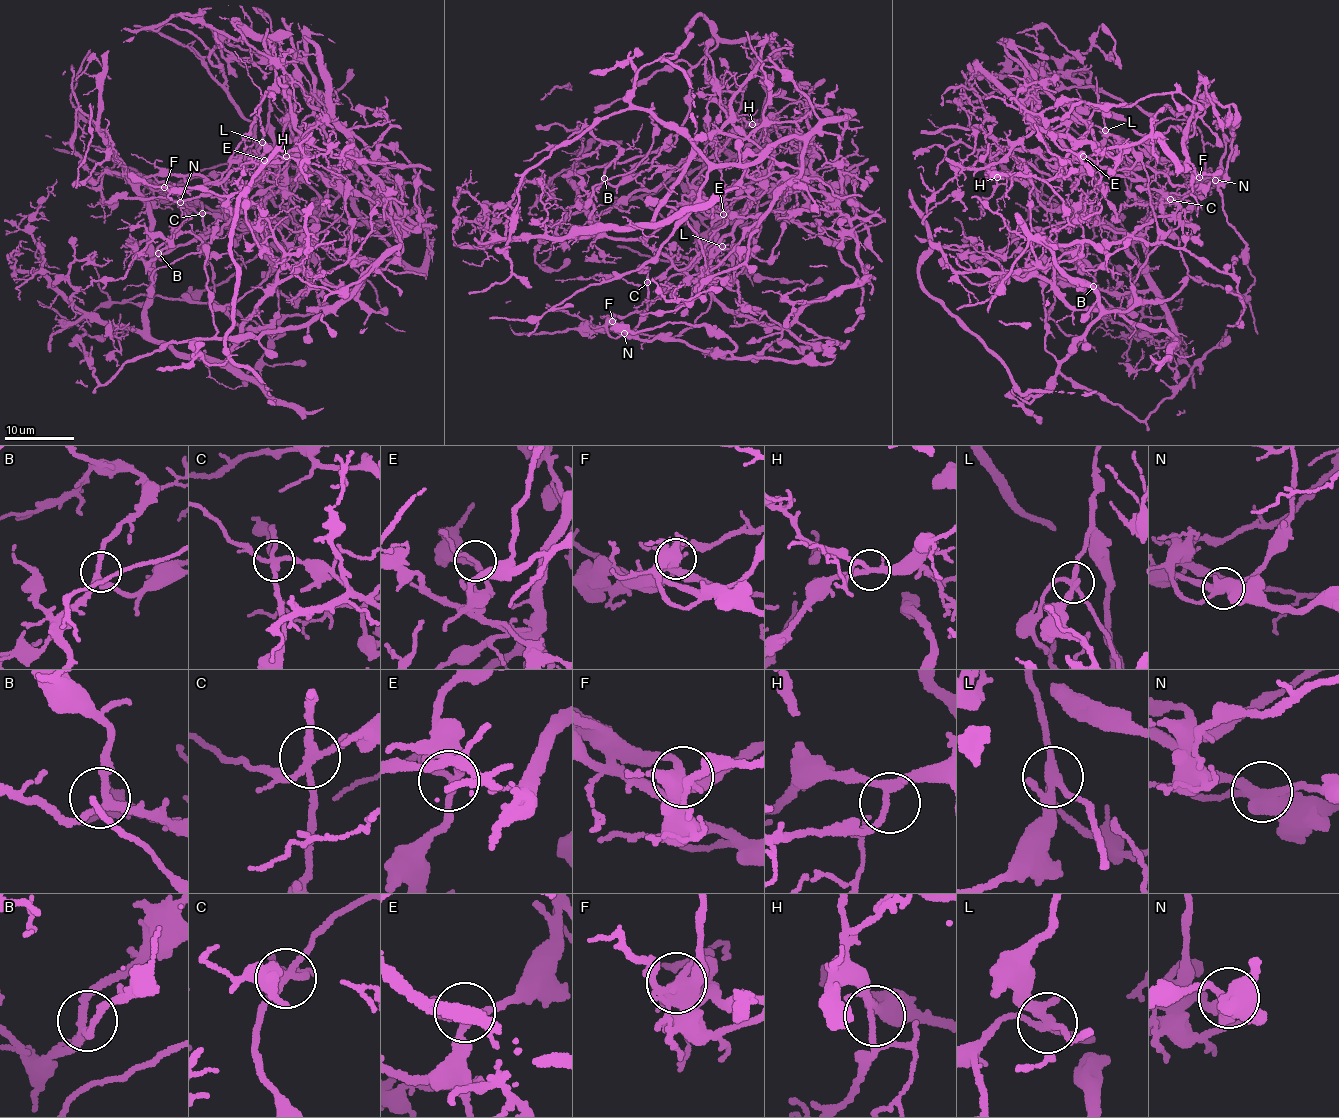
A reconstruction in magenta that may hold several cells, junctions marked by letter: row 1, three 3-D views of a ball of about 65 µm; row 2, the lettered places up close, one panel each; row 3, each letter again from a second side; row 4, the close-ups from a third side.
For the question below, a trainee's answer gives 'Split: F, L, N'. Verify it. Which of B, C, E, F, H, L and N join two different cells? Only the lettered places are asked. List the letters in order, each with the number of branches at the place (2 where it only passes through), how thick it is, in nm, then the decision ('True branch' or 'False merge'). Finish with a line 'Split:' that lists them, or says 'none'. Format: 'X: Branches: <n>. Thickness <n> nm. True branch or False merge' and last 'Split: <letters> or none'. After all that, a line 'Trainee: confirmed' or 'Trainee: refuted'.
B: Branches: 3. Thickness 240 nm. True branch
C: Branches: 4. Thickness 220 nm. False merge
E: Branches: 3. Thickness 200 nm. True branch
F: Branches: 6. Thickness 480 nm. False merge
H: Branches: 5. Thickness 200 nm. True branch
L: Branches: 5. Thickness 280 nm. False merge
N: Branches: 4. Thickness 420 nm. False merge
Split: C, F, L, N
Trainee: refuted

